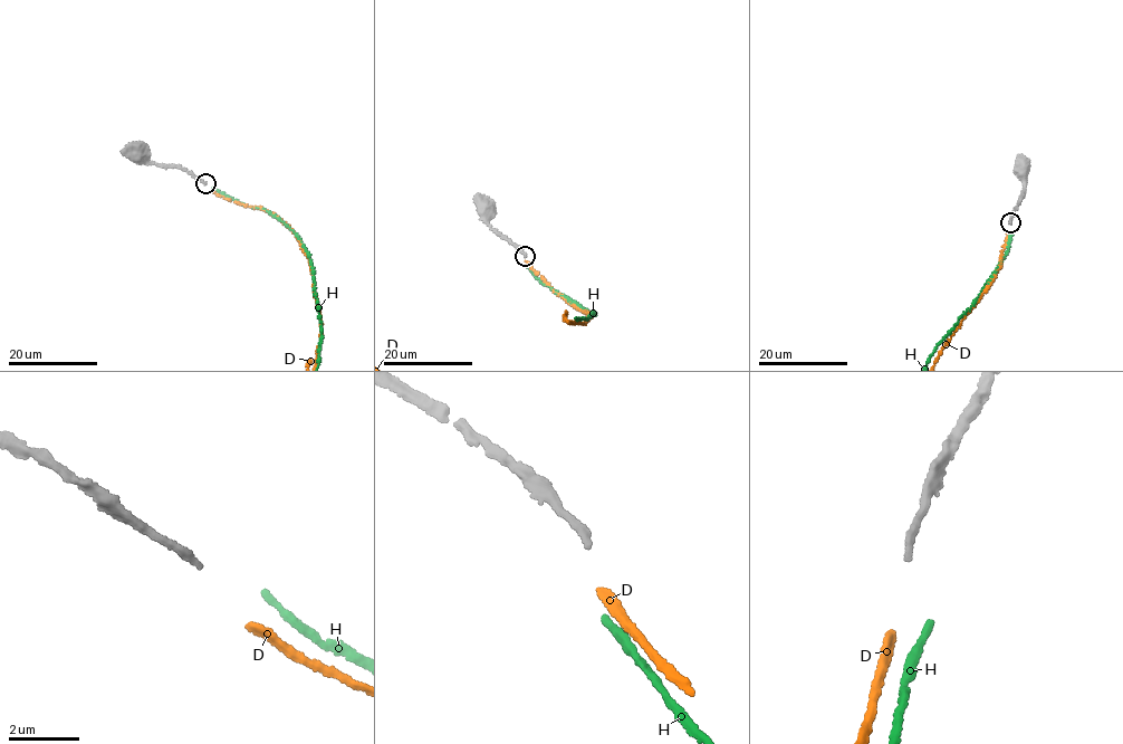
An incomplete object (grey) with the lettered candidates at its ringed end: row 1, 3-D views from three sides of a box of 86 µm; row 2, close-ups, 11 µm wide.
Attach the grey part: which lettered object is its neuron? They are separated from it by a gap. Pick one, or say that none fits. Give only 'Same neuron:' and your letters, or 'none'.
Same neuron: D

